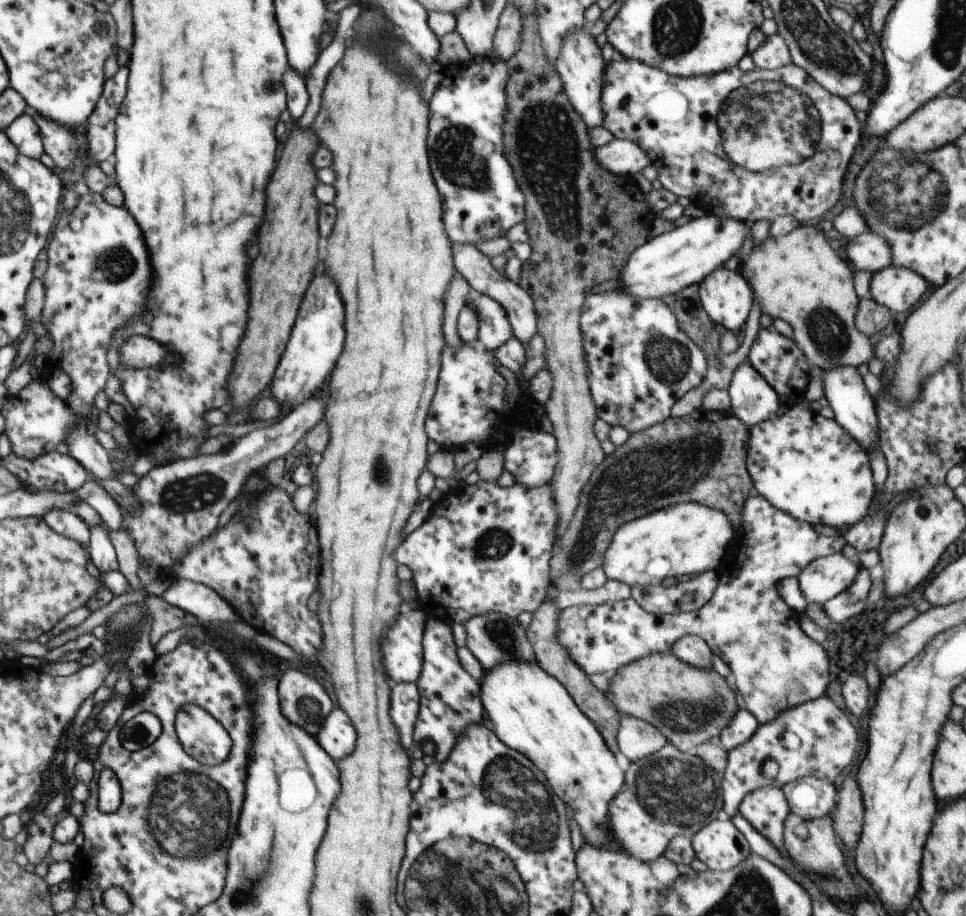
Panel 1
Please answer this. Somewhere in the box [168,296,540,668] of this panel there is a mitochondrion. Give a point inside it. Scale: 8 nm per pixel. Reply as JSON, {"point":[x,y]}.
{"point":[494,544]}

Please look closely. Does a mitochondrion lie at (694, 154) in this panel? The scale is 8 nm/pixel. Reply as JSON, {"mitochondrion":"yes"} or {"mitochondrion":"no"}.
{"mitochondrion":"no"}

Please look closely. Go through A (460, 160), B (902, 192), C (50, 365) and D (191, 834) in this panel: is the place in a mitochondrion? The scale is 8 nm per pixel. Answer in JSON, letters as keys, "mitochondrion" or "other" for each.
{"A":"mitochondrion","B":"mitochondrion","C":"other","D":"mitochondrion"}

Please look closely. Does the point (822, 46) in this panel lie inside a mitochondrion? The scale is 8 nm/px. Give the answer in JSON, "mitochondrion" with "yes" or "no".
{"mitochondrion":"yes"}

